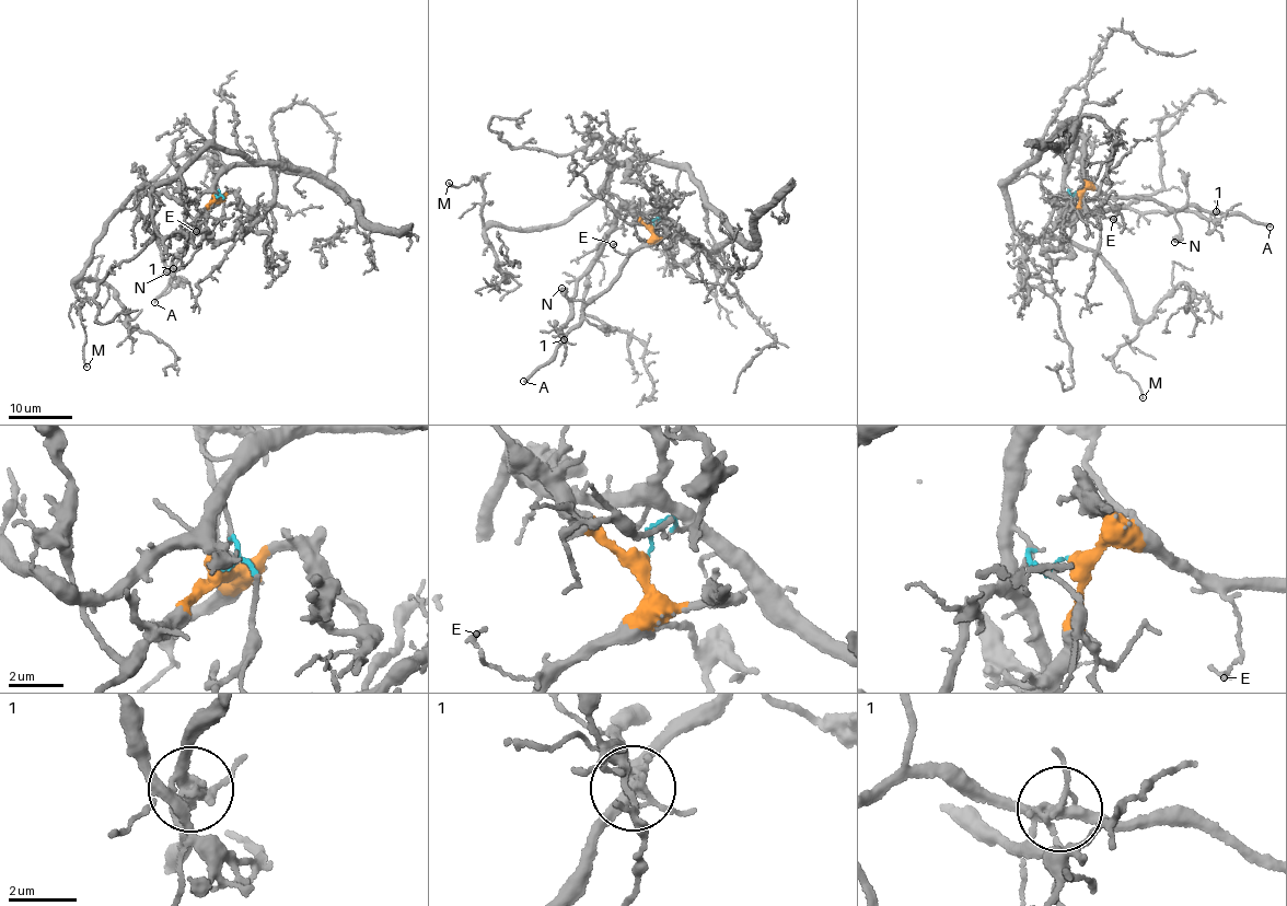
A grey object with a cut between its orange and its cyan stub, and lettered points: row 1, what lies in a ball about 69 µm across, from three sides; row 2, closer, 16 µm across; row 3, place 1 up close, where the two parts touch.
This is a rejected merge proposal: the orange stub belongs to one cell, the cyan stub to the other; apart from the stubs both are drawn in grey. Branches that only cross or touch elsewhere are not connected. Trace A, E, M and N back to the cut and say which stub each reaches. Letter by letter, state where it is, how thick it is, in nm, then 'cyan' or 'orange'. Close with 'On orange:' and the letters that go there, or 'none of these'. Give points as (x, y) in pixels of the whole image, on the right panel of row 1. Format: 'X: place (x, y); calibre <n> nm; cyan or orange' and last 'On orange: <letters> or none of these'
A: place (1270, 227); calibre 240 nm; orange
E: place (1113, 219); calibre 170 nm; orange
M: place (1143, 397); calibre 100 nm; cyan
N: place (1174, 242); calibre 440 nm; orange
On orange: A, E, N

